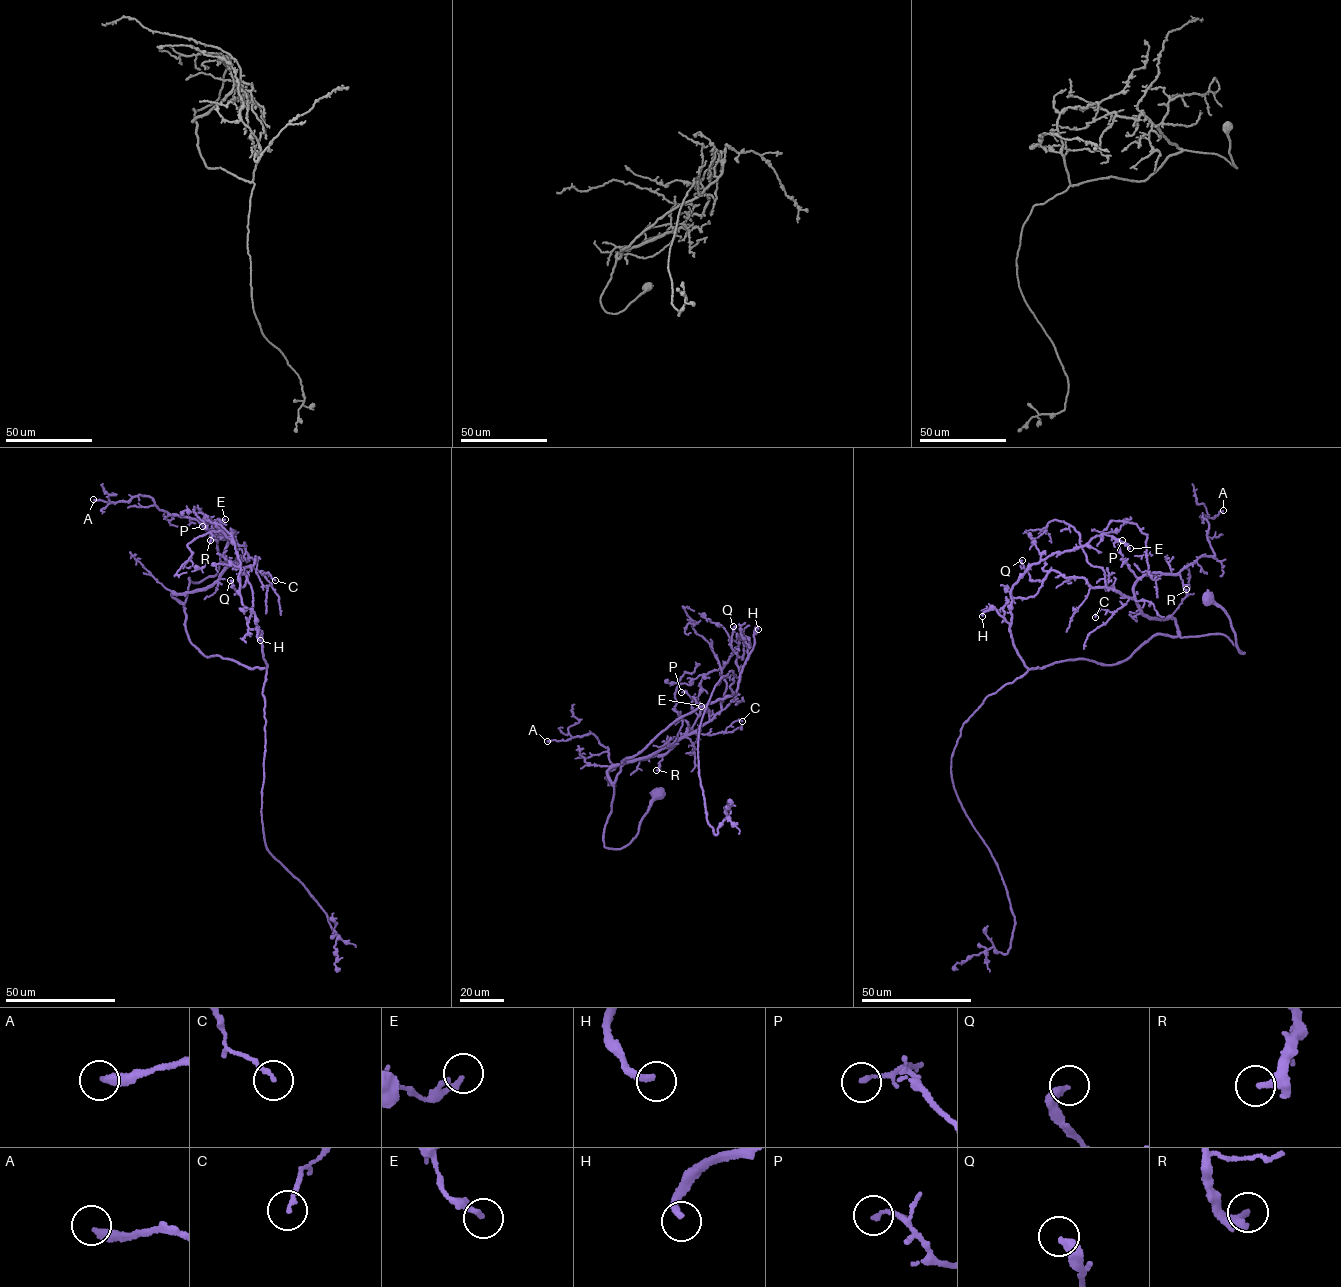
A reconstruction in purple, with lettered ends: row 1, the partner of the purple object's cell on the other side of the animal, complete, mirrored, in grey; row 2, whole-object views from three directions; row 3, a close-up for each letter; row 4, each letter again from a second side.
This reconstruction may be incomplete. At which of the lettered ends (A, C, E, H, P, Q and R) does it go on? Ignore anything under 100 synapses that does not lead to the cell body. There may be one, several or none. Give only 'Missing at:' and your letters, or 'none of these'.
Missing at: H

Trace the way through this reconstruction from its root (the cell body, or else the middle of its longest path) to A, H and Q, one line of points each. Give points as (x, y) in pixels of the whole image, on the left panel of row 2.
A: (222, 533), (218, 572), (189, 578), (183, 603), (171, 594), (218, 579), (226, 537), (149, 496), (93, 499)
H: (222, 533), (218, 573), (188, 578), (185, 629), (205, 657), (252, 669), (267, 666), (260, 640)
Q: (222, 533), (218, 573), (189, 578), (184, 602), (171, 595), (203, 589), (255, 556), (237, 592), (230, 580)

